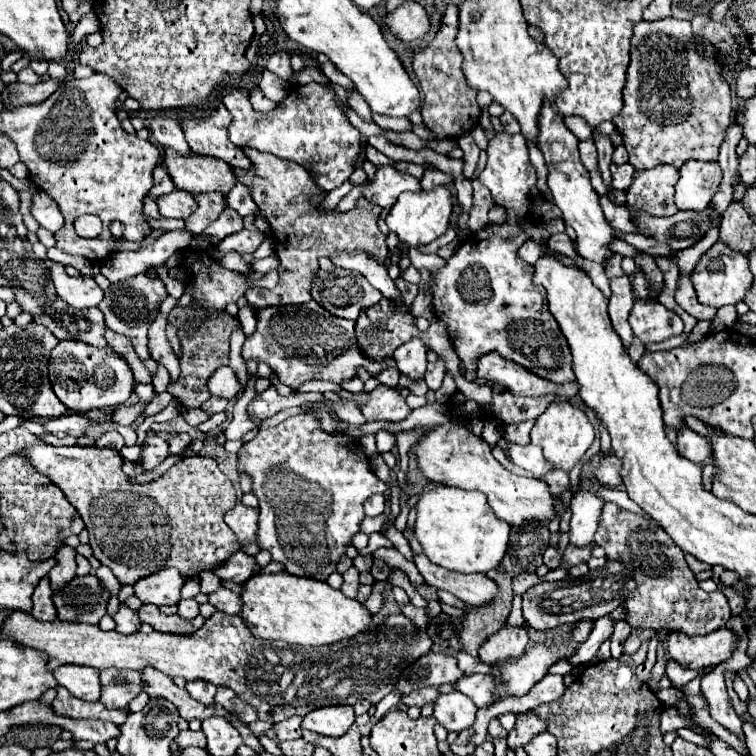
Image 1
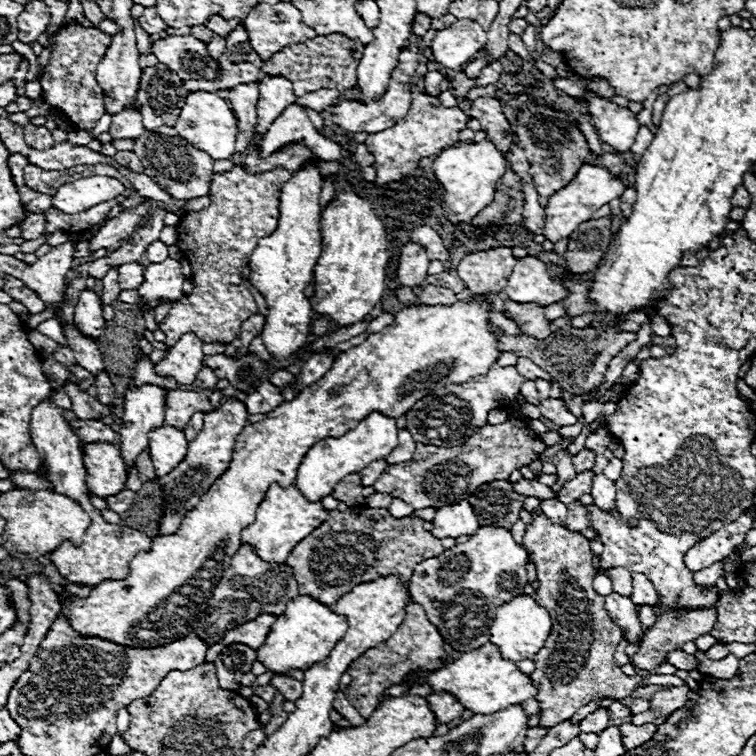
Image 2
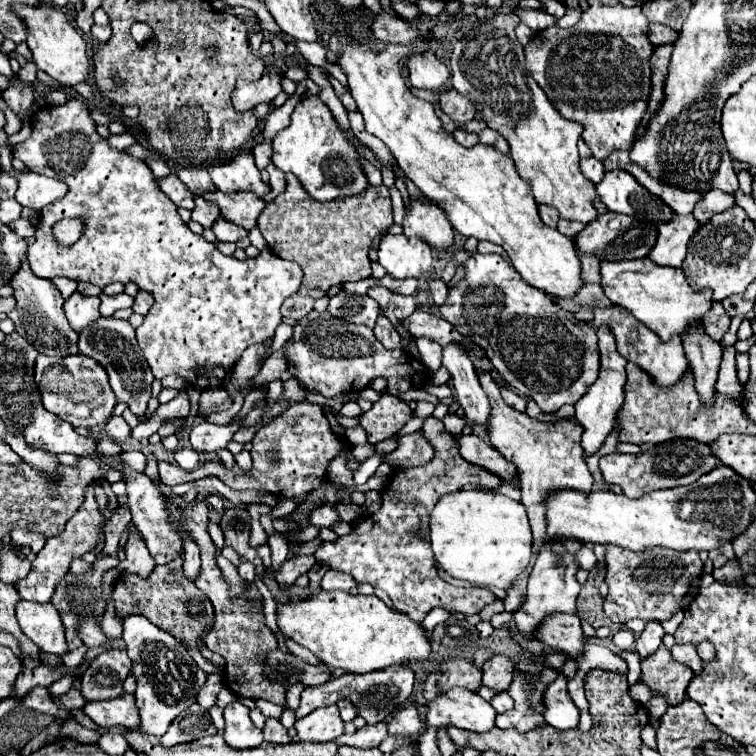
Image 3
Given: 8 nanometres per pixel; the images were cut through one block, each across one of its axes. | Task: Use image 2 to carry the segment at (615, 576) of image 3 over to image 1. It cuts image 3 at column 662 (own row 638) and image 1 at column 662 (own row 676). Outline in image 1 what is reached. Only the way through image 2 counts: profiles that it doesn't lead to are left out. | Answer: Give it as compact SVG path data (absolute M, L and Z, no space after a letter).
M606 502L600 514L594 542L606 550L608 560L620 560L632 568L636 576L636 596L628 600L628 622L634 628L650 628L660 636L666 632L682 632L688 636L704 636L716 628L722 628L732 616L728 600L722 592L704 592L698 586L696 576L684 560L684 552L668 540L668 534L652 520L640 514L628 512L618 504Z

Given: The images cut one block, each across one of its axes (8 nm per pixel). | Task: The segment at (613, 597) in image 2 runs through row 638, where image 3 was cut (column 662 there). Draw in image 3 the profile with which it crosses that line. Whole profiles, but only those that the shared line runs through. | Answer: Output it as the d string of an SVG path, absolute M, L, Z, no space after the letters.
M650 622L646 626L646 630L640 634L640 638L636 640L636 652L640 654L640 658L650 656L652 652L656 652L656 648L662 644L664 638L664 628L660 626L660 622Z

